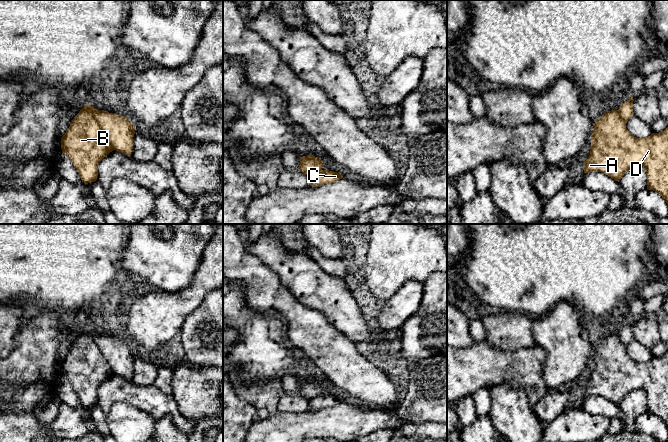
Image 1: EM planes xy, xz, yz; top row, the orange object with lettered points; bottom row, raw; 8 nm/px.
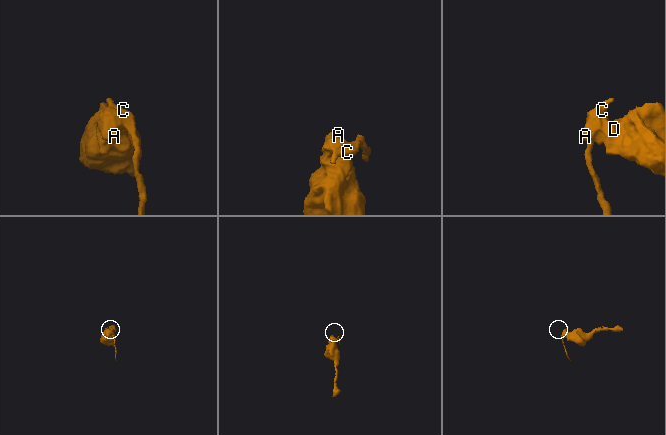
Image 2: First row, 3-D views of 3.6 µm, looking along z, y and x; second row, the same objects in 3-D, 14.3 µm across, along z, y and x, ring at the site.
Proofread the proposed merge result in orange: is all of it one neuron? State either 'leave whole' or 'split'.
split

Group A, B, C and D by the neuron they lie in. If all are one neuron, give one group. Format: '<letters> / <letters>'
A B D / C

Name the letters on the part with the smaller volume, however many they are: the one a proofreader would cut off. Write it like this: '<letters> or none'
C

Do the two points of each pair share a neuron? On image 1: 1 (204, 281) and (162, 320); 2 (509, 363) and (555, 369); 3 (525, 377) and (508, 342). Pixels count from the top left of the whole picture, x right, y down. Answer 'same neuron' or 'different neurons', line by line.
1: same neuron
2: different neurons
3: different neurons

